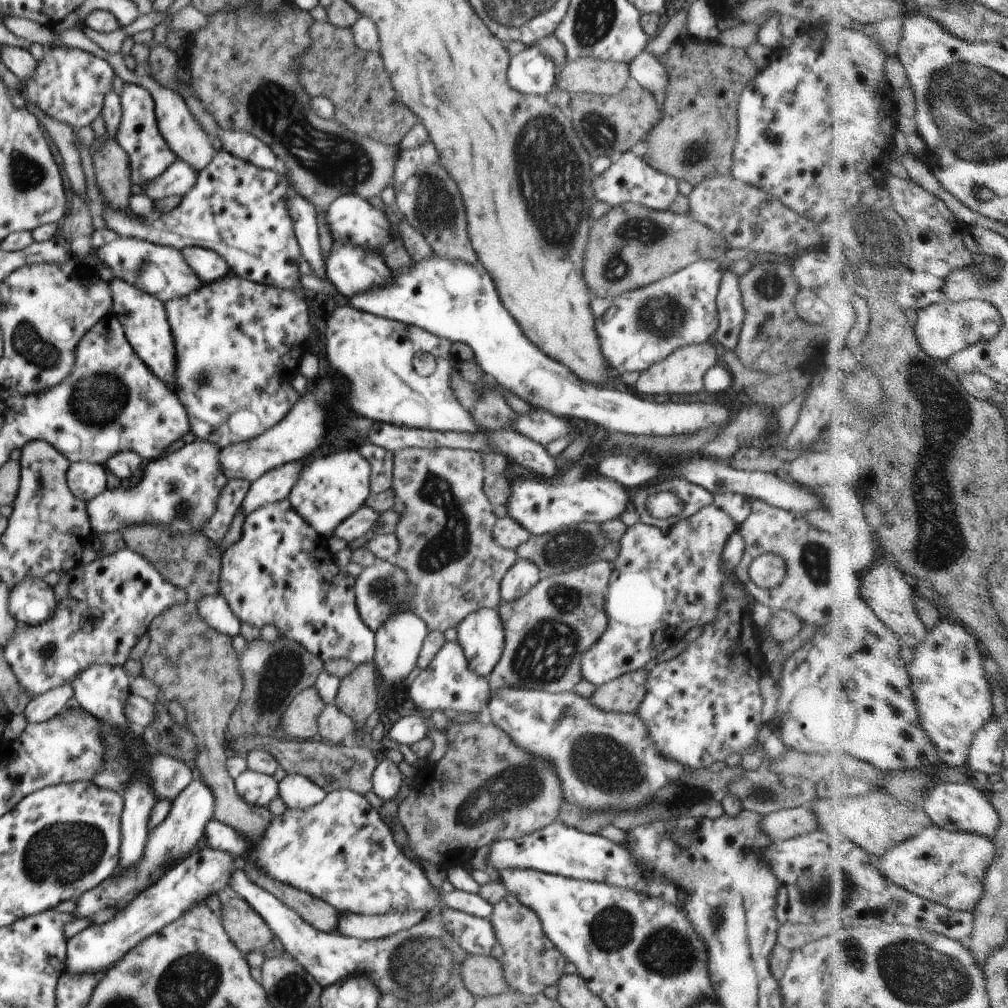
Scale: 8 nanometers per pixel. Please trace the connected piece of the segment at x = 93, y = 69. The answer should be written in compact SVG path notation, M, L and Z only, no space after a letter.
M48 48L32 78L20 84L21 97L25 102L38 106L44 114L54 120L68 124L75 131L92 122L102 113L104 96L113 90L114 70L112 66L89 52L78 48Z

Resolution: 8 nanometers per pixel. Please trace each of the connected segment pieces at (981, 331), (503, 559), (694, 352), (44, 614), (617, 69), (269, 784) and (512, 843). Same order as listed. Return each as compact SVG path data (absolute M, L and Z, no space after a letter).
M944 299L941 303L917 310L918 324L917 333L922 346L938 360L945 363L953 359L957 354L967 348L994 340L1003 329L1003 316L994 303L982 299L970 299L953 301Z
M407 447L393 454L392 488L396 498L404 504L394 534L398 538L395 565L406 572L414 586L408 608L427 626L429 631L446 631L457 625L478 608L497 609L501 604L502 578L517 562L515 550L498 546L492 538L496 524L493 506L482 490L486 472L480 452L466 449Z
M707 341L703 344L694 344L684 348L674 350L665 360L654 364L651 368L644 371L638 378L638 392L640 394L696 394L704 390L704 376L712 366L718 364L719 347L713 341Z
M26 578L10 592L10 614L22 625L38 626L50 620L54 610L56 594L42 579Z
M578 58L558 71L556 88L570 96L601 95L613 98L632 84L628 64Z
M247 769L234 780L234 784L238 796L250 805L269 807L270 802L279 797L279 783L272 775Z
M555 821L550 825L539 829L538 832L528 833L527 836L518 838L500 838L494 844L488 854L486 866L498 872L516 868L516 870L534 870L534 872L546 872L546 874L560 875L572 879L600 882L620 888L632 888L638 892L644 892L648 896L662 896L664 900L676 904L684 902L688 892L676 890L672 884L662 882L644 882L642 876L646 876L646 864L642 864L640 856L634 856L626 844L618 844L603 836L580 832Z

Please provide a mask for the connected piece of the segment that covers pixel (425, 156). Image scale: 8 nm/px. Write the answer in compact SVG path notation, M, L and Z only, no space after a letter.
M432 142L416 149L401 150L395 165L393 186L399 216L425 235L433 253L443 258L458 258L466 264L478 262L466 232L466 210L462 196L454 180L450 180L448 172L440 166L440 158Z

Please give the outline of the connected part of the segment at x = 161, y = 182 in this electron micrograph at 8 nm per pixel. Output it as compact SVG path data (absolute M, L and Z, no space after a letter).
M178 159L172 166L166 168L160 178L152 180L146 188L142 188L141 192L152 201L173 195L183 197L194 188L194 184L198 182L198 175L199 171L194 170L194 166Z

